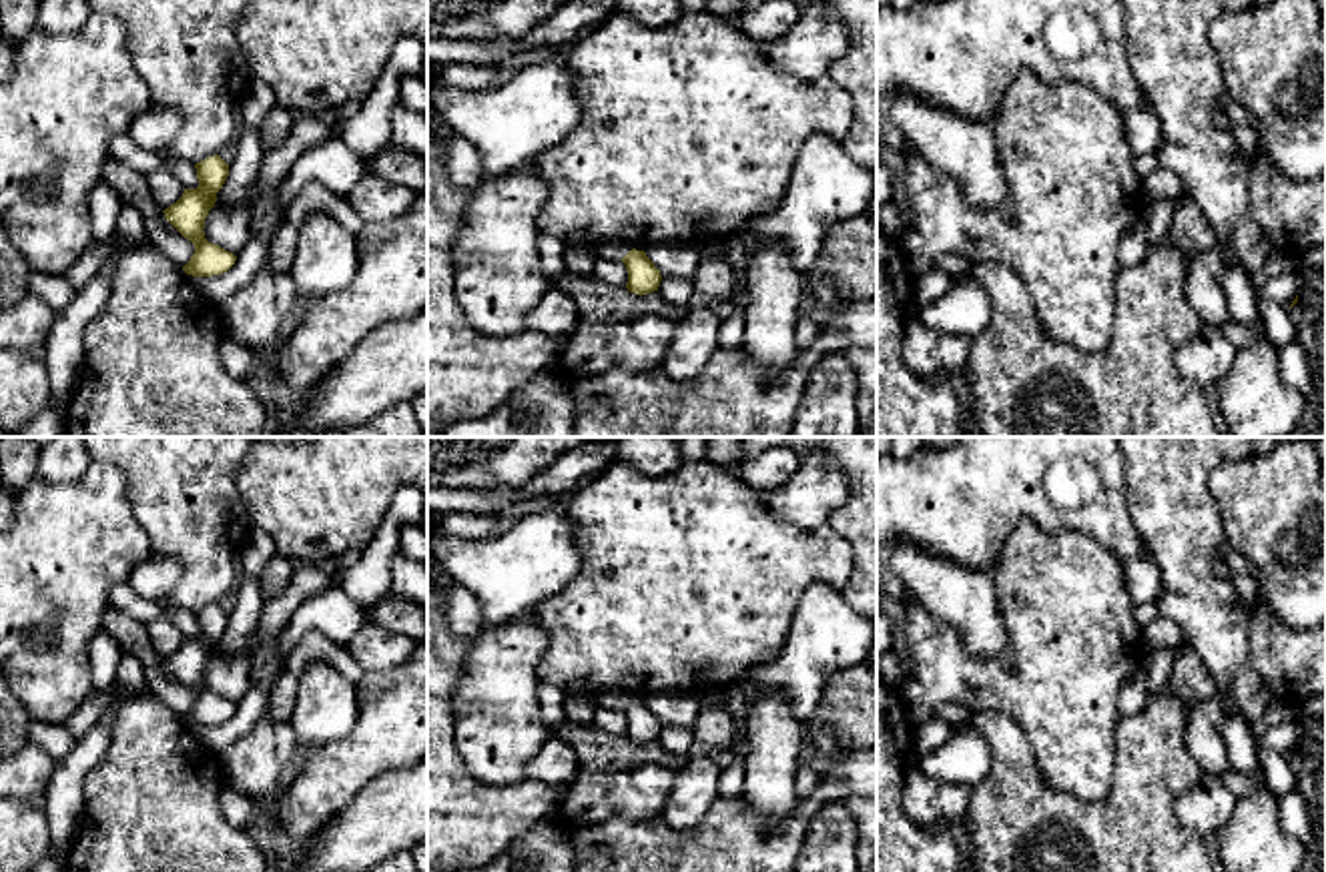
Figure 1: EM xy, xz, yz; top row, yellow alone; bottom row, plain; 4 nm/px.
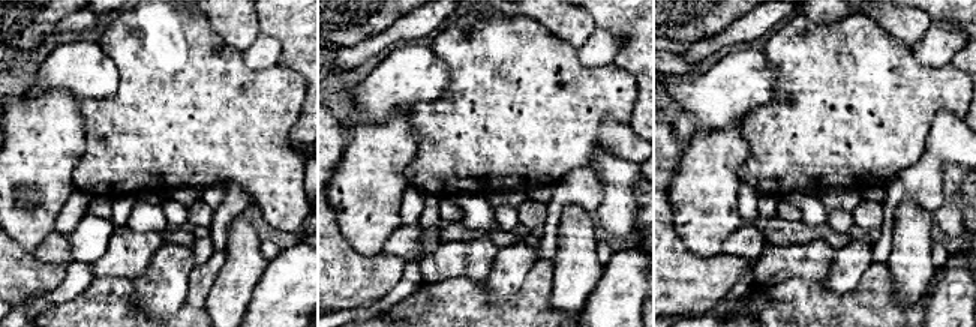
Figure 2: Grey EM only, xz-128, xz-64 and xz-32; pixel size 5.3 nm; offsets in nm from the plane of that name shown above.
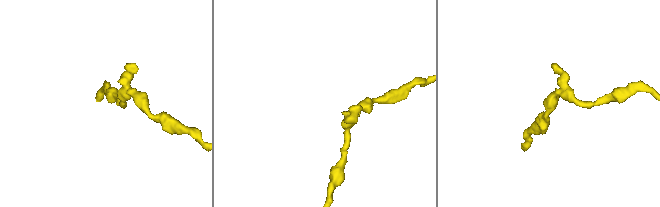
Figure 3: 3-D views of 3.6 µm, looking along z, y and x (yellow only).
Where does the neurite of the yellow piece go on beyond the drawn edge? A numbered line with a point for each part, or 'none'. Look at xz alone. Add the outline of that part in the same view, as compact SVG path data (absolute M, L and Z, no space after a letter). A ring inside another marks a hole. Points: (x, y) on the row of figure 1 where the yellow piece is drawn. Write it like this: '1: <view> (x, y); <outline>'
1: xz (612, 251); M612 241L594 243L592 247L598 259L608 261L622 261L634 249L626 243L612 243Z

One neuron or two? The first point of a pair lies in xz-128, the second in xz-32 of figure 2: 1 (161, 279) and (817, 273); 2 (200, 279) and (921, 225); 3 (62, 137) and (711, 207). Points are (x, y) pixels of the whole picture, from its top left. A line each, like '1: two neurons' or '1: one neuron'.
1: two neurons
2: two neurons
3: one neuron

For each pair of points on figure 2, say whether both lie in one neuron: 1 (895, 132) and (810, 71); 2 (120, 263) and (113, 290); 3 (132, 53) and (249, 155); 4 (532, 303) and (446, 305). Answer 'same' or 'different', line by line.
1: same
2: different
3: same
4: same

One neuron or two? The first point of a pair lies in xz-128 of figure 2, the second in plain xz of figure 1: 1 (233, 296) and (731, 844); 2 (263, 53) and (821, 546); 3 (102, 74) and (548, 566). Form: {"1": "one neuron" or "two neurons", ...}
{"1": "two neurons", "2": "two neurons", "3": "one neuron"}

